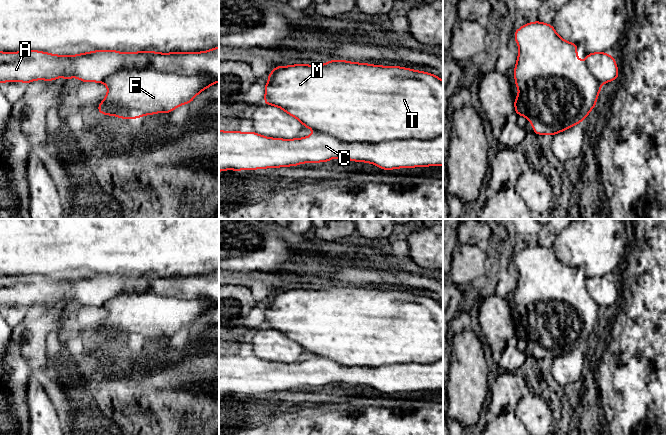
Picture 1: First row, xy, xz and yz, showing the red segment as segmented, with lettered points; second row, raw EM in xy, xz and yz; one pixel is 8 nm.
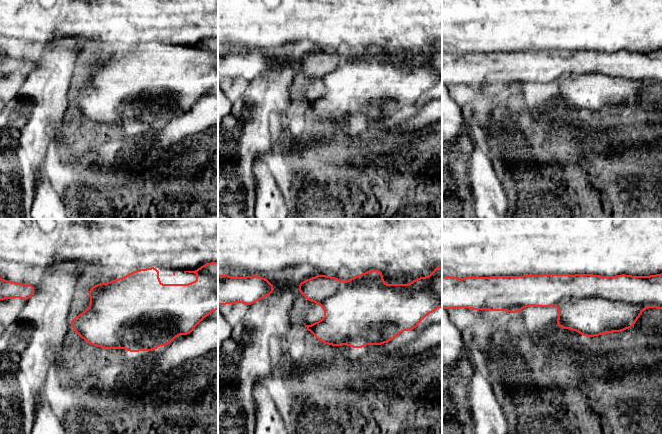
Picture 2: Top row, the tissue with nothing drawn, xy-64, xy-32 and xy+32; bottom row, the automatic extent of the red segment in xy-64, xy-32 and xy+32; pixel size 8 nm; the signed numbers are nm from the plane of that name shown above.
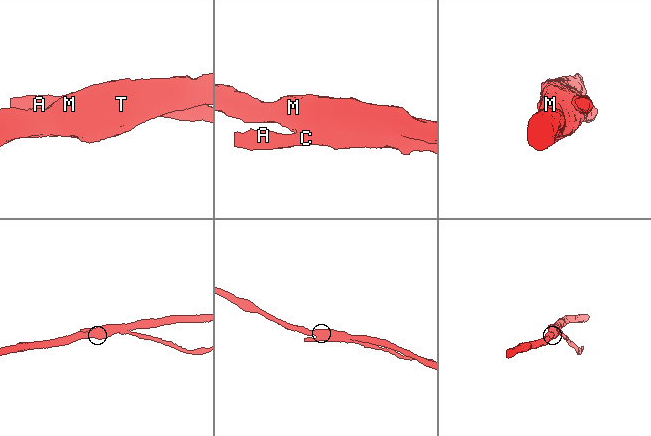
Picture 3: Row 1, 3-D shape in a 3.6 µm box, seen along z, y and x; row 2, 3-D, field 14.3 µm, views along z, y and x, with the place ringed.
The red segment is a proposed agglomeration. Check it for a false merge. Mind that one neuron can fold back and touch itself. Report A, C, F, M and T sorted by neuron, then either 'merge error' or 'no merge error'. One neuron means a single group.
A C / F M T; merge error

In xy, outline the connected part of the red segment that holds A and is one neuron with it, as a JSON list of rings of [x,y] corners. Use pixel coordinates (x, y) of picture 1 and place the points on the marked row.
[[[219,47],[203,52],[172,52],[159,53],[154,51],[139,51],[123,53],[116,50],[97,50],[78,55],[55,55],[42,51],[0,52],[0,83],[23,82],[34,80],[53,81],[63,77],[69,81],[76,77],[82,82],[102,83],[108,76],[122,67],[144,68],[150,65],[166,72],[175,72],[183,75],[203,75],[219,82]]]

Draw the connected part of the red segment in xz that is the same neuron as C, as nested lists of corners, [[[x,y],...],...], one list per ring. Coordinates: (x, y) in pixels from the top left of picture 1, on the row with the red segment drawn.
[[[219,130],[219,172],[279,168],[312,162],[326,163],[333,158],[367,162],[383,170],[443,166],[443,136],[433,139],[403,139],[369,144],[344,143],[319,132],[303,138],[280,139],[262,136],[256,132]]]

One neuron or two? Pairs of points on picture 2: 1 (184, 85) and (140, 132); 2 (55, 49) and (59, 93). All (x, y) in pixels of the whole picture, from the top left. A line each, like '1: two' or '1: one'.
1: one
2: one

